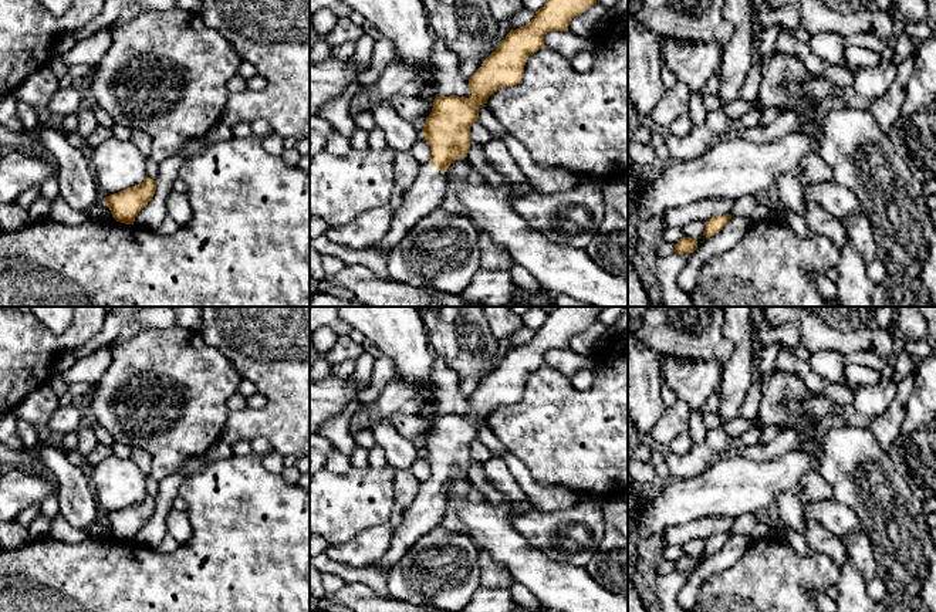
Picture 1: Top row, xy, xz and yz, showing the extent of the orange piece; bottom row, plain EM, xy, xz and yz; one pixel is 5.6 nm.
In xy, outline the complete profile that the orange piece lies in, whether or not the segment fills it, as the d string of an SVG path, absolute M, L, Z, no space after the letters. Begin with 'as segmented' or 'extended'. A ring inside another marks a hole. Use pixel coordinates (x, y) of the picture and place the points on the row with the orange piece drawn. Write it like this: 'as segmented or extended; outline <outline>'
as segmented; outline M146 177L141 185L104 197L104 202L116 222L134 224L135 217L151 202L155 190L156 180Z

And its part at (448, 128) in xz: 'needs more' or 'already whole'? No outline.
needs more

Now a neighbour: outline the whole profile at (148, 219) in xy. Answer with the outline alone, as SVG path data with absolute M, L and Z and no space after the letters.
M223 124L216 125L206 136L190 139L183 148L159 163L159 177L156 190L151 202L138 213L134 224L145 231L155 231L159 223L168 217L168 197L173 192L173 182L178 179L178 170L183 160L203 151L207 145L229 139L232 129Z

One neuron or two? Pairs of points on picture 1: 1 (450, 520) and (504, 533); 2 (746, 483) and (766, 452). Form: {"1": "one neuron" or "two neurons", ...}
{"1": "two neurons", "2": "two neurons"}

